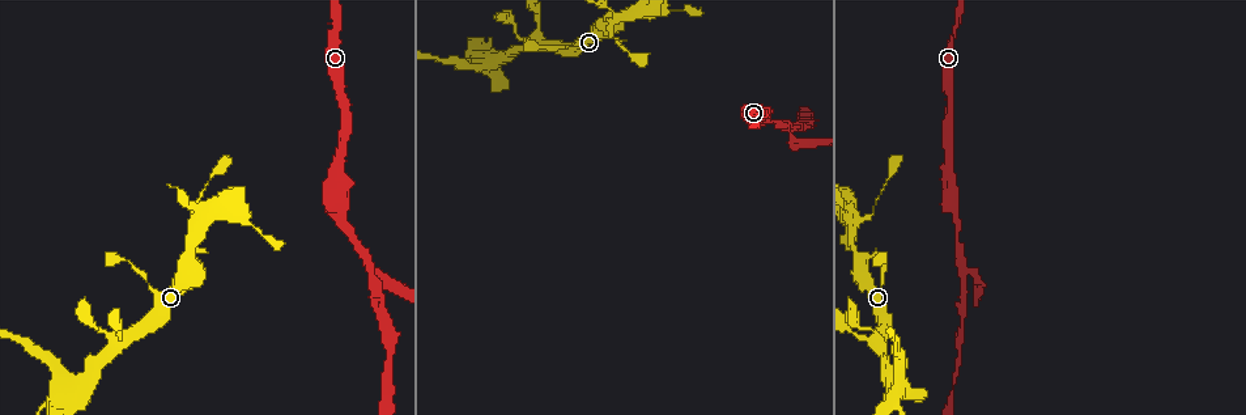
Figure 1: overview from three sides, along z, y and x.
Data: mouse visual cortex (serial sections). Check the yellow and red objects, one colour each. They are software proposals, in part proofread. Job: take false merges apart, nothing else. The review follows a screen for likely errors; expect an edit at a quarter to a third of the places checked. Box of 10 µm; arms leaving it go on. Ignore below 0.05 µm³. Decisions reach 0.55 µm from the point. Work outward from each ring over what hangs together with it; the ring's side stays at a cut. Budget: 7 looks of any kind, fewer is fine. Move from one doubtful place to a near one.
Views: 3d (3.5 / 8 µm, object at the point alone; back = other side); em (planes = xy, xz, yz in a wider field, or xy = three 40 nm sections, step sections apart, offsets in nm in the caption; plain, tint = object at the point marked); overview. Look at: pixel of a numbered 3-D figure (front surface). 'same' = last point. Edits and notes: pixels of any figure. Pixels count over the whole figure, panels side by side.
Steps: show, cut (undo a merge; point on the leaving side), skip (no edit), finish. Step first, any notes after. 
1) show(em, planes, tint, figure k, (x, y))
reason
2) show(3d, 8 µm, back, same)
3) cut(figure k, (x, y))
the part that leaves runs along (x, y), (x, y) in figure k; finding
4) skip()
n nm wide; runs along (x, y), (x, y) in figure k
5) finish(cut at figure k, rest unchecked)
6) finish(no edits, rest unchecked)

show(3d, 8 µm, figure 1, (610, 29))
thick turns thin

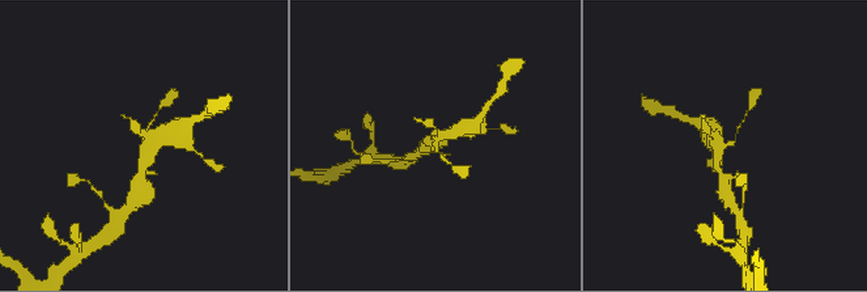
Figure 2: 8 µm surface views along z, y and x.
show(em, planes, tint, same)
shape alone is not enough

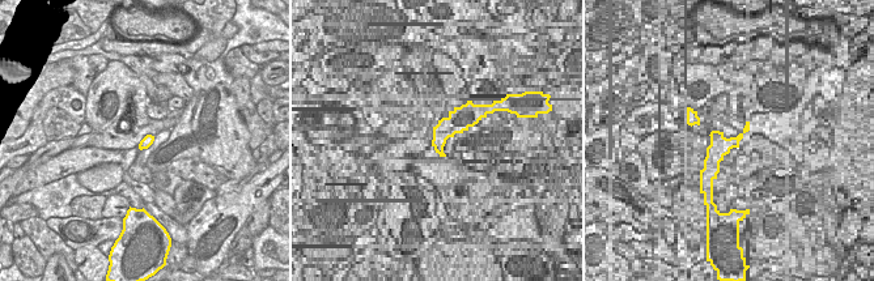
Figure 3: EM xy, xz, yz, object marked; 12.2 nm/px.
skip()
runs along (719, 173), (718, 152), (732, 142), (747, 114) in figure 2; continuous, no second cell

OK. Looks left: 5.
show(3d, 8 µm, figure 1, (961, 261))
three-way junction

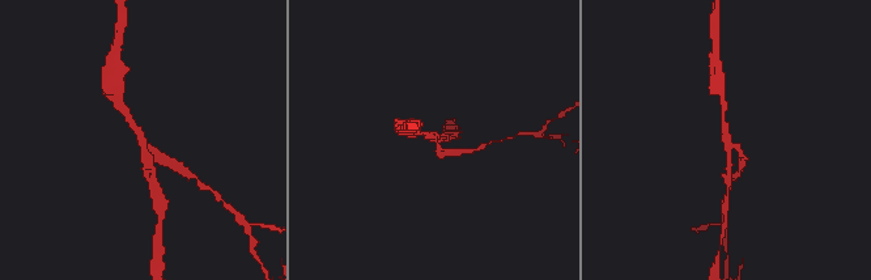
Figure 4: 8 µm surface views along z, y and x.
show(3d, 3.5 µm, back, same)
closer look

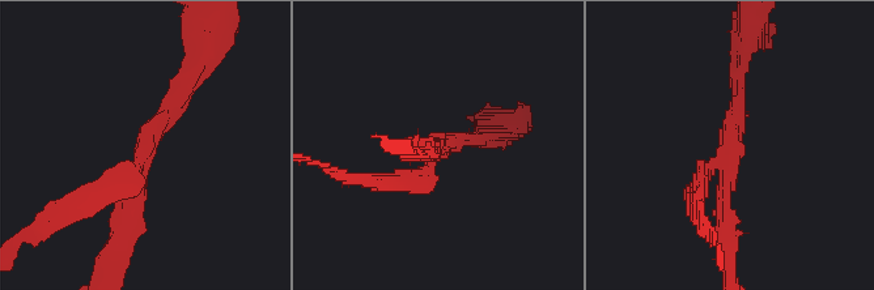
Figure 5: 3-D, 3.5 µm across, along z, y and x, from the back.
show(em, xy, step 1, tint, figure 5, (143, 148))
3 arms; arms of 200, 250, 250 nm

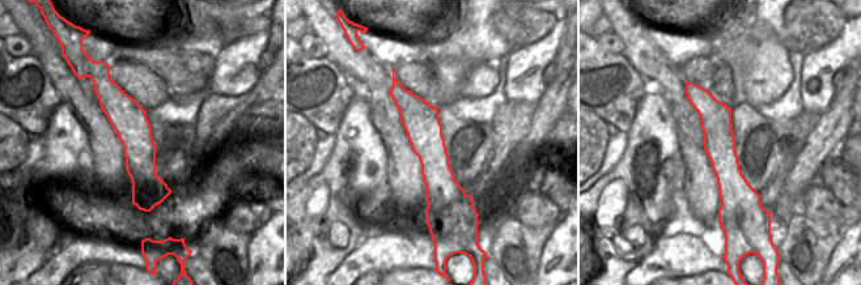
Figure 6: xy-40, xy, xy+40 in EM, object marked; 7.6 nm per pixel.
cut(figure 5, (418, 190))
the part that leaves runs along (431, 163), (406, 184), (346, 177) in figure 5; a second cell is stuck on

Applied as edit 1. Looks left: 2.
finish(cut at figure 5, rest unchecked)

